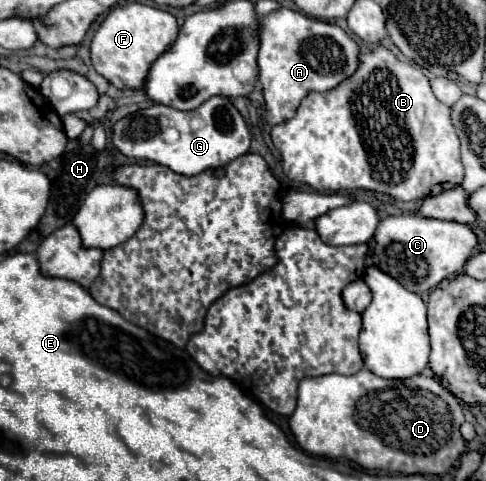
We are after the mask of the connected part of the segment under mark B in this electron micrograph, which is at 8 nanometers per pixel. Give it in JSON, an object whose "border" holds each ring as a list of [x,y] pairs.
{"border":[[[382,47],[362,53],[358,71],[336,89],[308,93],[290,121],[272,127],[272,143],[282,153],[282,167],[290,179],[328,193],[368,189],[392,195],[398,201],[414,201],[454,189],[464,179],[460,141],[456,129],[452,129],[450,109],[434,97],[420,67],[398,61]]]}

